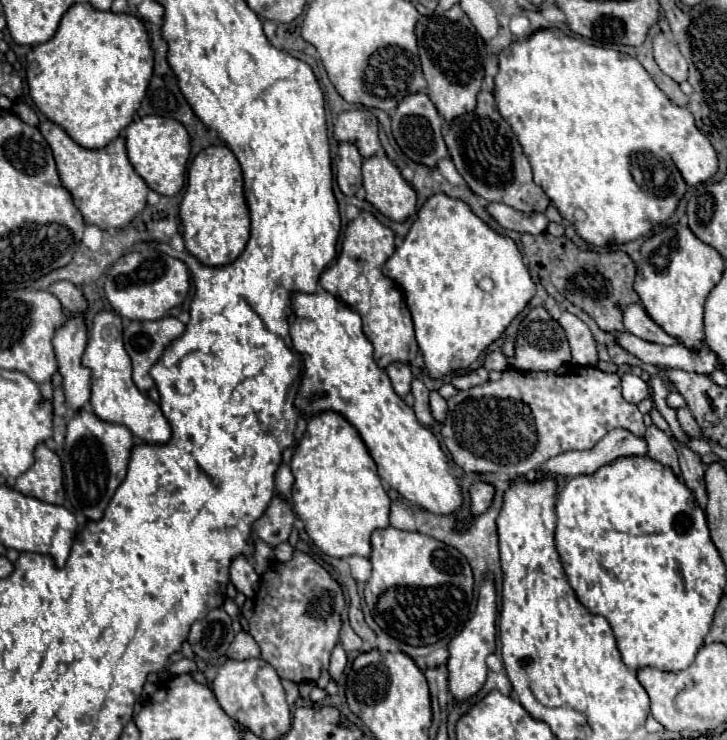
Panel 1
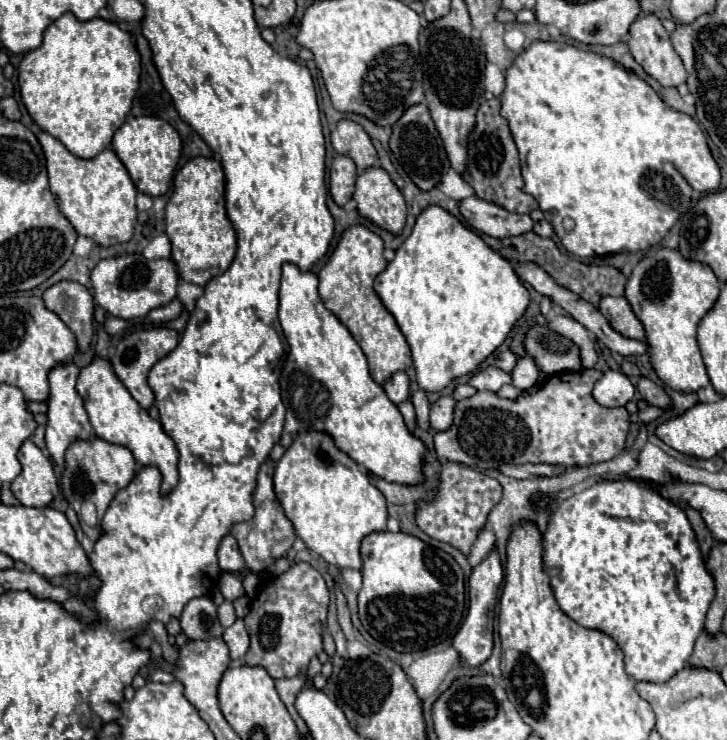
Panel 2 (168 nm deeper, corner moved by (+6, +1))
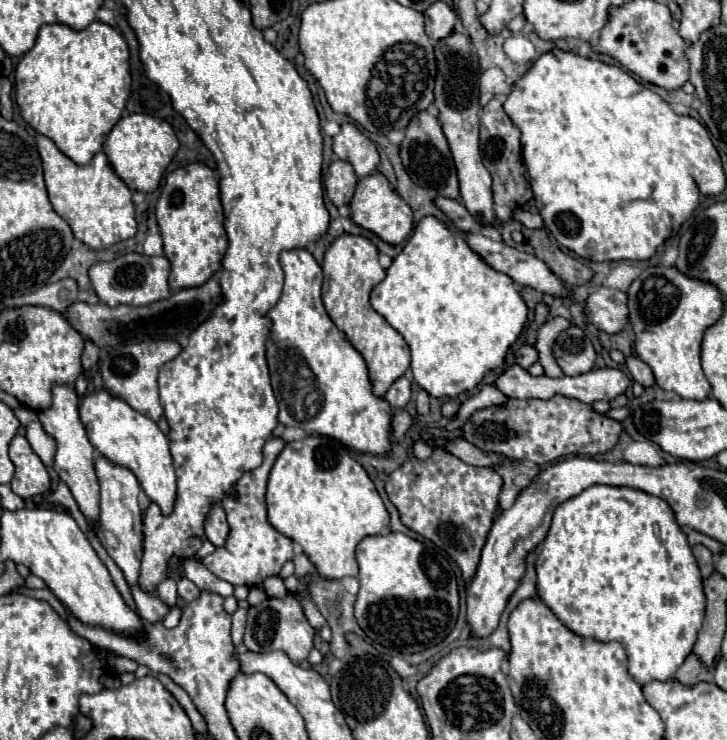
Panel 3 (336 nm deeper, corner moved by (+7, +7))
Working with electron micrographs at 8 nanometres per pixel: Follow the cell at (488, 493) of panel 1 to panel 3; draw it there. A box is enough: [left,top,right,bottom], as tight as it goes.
[385,448,503,580]

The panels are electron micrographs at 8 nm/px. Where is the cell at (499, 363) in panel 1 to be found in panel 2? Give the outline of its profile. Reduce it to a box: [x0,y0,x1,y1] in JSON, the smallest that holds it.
[496,350,518,372]

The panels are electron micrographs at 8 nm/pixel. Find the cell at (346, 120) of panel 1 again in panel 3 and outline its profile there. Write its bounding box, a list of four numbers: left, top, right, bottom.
[333,122,379,178]

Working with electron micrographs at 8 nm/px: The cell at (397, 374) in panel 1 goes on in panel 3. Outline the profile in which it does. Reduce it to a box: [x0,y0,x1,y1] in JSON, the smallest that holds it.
[385,376,411,408]

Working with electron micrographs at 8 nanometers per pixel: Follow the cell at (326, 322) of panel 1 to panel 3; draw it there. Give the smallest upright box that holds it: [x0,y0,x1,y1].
[267,250,393,456]

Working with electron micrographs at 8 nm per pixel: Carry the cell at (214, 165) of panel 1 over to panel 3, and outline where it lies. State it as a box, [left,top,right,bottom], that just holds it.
[155,162,229,290]

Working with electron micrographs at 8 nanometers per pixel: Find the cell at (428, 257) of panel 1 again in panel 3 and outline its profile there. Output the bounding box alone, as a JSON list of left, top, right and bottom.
[371,218,527,398]

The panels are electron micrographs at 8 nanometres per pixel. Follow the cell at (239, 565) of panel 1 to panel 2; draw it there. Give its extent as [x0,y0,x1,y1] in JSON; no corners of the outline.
[218,534,244,572]

